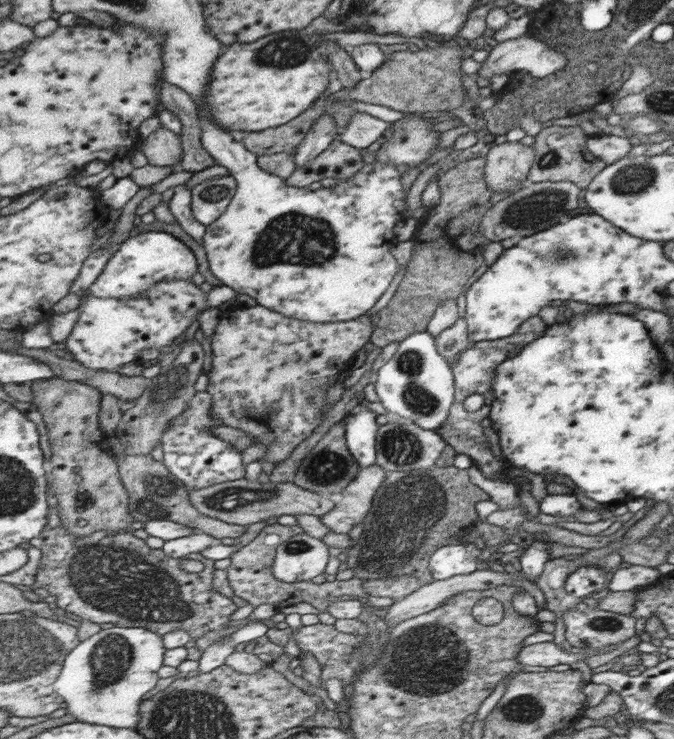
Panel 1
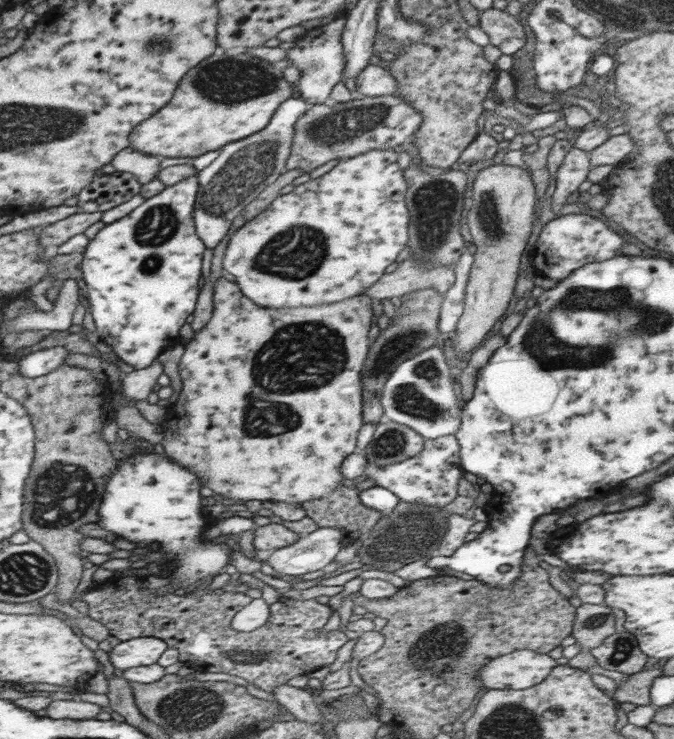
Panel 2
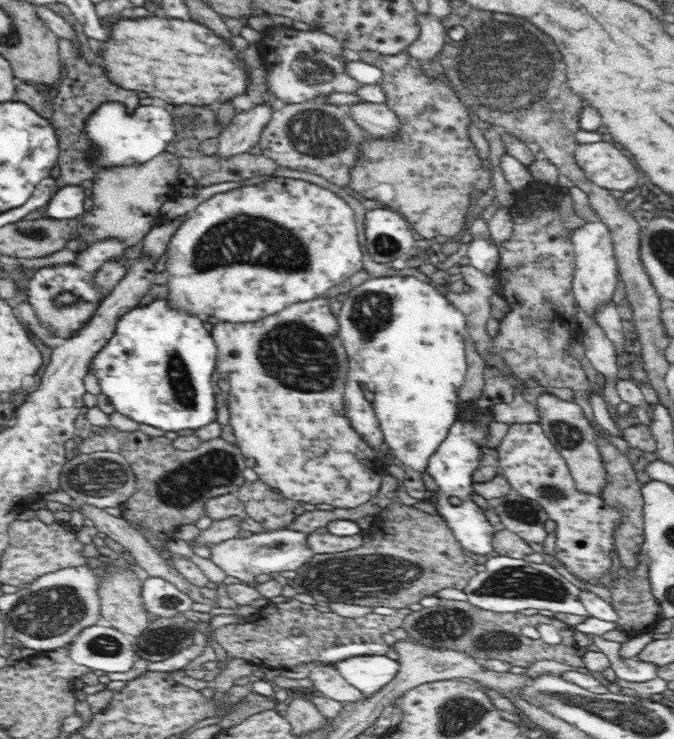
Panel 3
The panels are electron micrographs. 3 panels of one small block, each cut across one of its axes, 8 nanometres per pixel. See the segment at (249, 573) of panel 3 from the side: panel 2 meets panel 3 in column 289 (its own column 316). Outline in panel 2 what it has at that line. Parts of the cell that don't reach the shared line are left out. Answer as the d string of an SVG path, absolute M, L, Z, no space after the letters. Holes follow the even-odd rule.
M318 527L310 534L301 535L296 543L276 549L265 561L280 575L302 576L316 572L334 561L343 546L342 537L338 528Z

